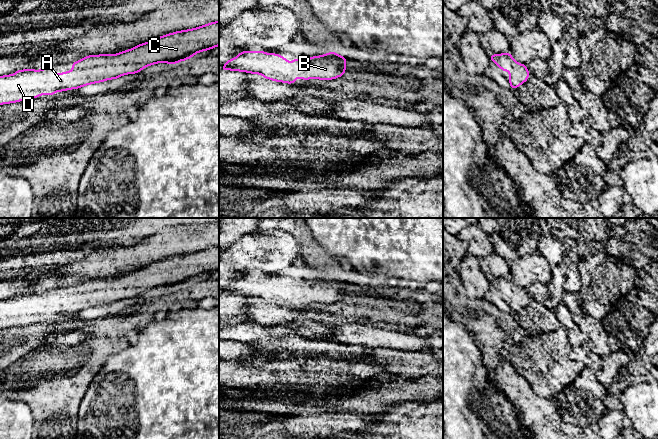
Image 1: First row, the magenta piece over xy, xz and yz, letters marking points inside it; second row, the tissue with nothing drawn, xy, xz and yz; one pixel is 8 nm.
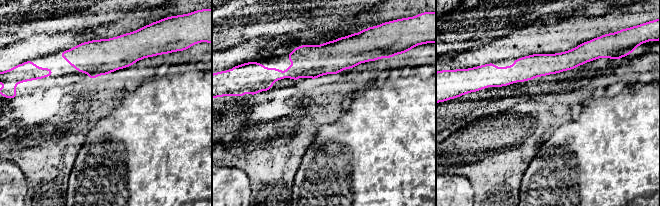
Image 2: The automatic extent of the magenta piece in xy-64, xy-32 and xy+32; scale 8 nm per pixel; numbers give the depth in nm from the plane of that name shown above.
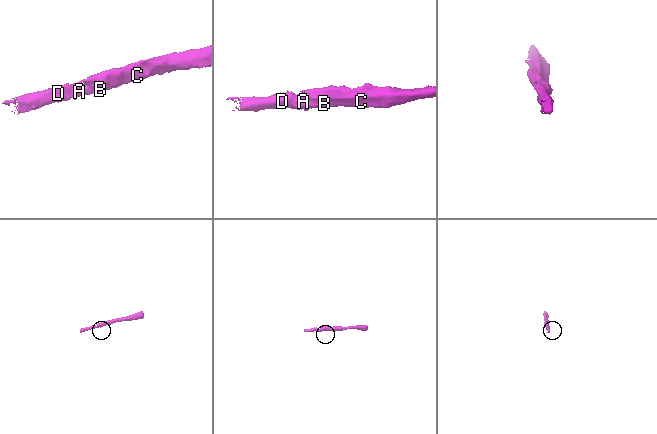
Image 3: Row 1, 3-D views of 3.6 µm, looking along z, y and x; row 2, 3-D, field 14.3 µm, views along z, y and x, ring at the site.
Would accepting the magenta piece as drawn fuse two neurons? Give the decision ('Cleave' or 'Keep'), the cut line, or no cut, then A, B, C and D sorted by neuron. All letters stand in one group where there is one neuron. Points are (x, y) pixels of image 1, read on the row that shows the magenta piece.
Keep. No split. Groups: A B C D

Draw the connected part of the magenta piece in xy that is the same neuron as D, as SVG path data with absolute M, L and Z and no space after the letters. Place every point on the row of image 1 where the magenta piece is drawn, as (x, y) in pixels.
M214 21L196 28L162 35L117 54L88 55L71 64L73 71L54 73L53 66L41 70L17 70L14 74L0 76L0 105L17 103L26 99L36 99L44 94L52 97L55 92L74 88L78 90L86 85L111 79L116 80L123 75L141 72L145 67L157 63L168 63L173 66L178 62L192 58L199 52L211 50L217 46L219 46L219 21Z

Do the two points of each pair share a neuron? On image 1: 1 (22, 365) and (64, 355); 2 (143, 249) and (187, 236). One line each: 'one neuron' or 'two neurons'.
1: one neuron
2: one neuron

